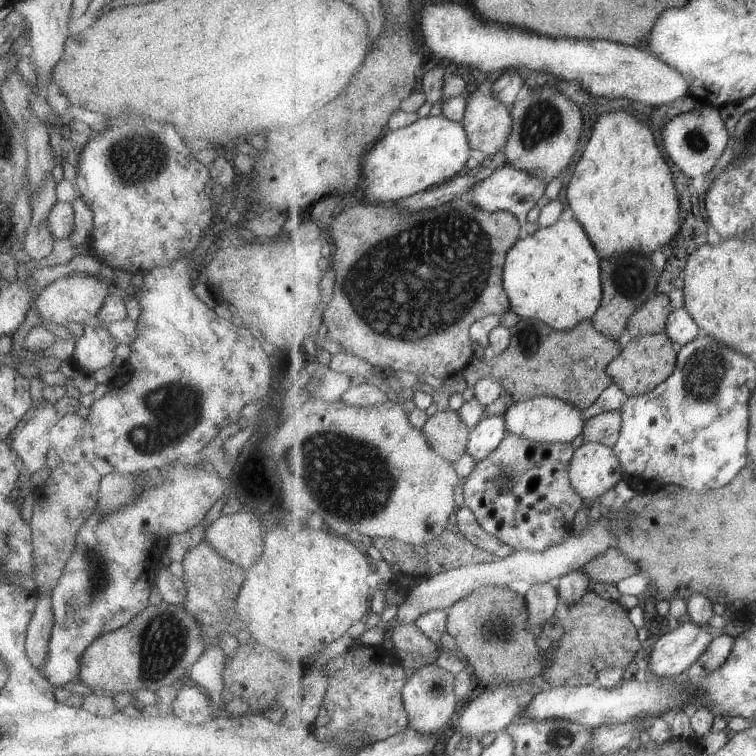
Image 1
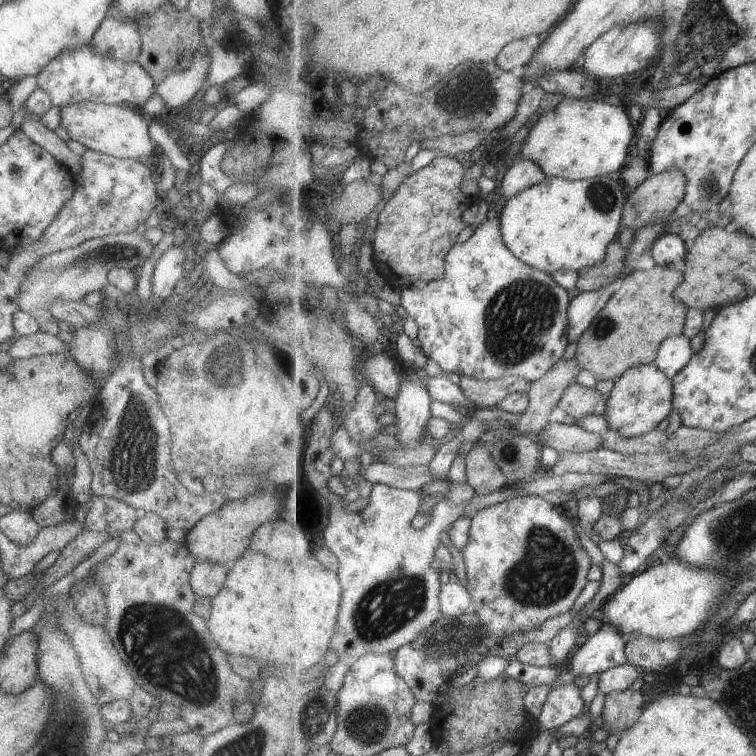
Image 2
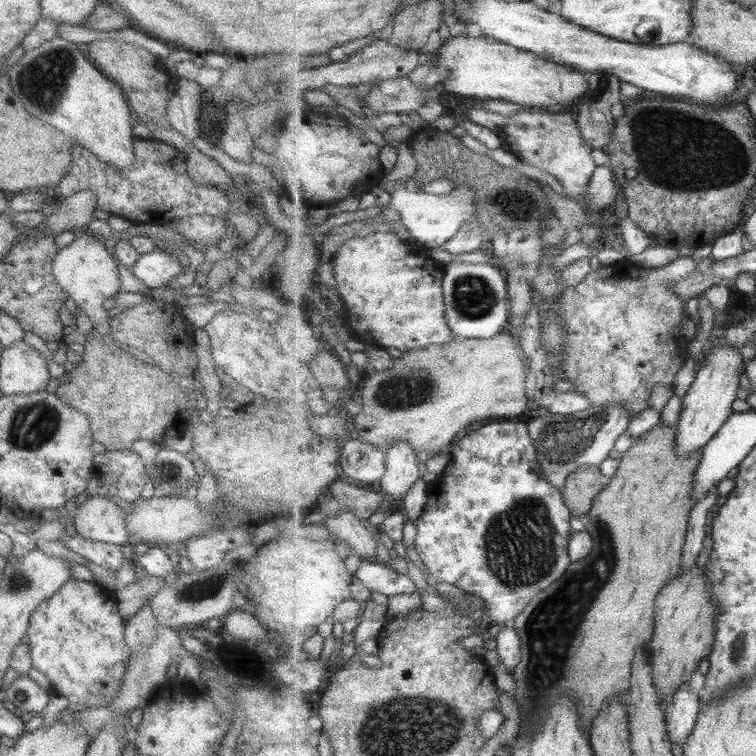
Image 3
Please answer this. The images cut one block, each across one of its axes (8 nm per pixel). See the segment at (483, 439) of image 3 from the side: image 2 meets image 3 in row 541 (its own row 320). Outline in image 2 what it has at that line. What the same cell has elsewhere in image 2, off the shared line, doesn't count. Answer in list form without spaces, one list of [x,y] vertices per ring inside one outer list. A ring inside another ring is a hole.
[[[488,218],[466,242],[455,244],[447,255],[443,278],[422,288],[413,285],[401,290],[401,305],[418,325],[418,340],[424,354],[454,378],[475,377],[483,380],[518,376],[534,383],[541,380],[565,354],[569,344],[568,308],[571,296],[552,274],[529,266],[515,256],[502,239],[500,219]]]

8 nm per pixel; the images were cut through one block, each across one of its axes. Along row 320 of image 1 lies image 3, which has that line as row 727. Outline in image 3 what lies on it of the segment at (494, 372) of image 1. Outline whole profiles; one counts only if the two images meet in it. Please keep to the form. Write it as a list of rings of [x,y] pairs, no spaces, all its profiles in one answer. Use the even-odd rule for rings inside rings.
[[[659,424],[651,432],[637,438],[636,443],[619,458],[617,474],[597,495],[584,519],[585,530],[591,534],[595,544],[593,552],[579,563],[572,563],[563,578],[531,600],[517,618],[515,628],[523,642],[523,660],[511,675],[514,678],[513,699],[518,705],[521,722],[517,736],[521,739],[535,737],[551,707],[568,693],[574,698],[582,726],[589,734],[592,733],[595,719],[612,698],[629,698],[635,657],[638,650],[649,647],[654,638],[655,608],[659,594],[680,574],[690,512],[695,504],[692,496],[694,478],[703,458],[702,450],[686,458],[679,456],[677,429]]]

